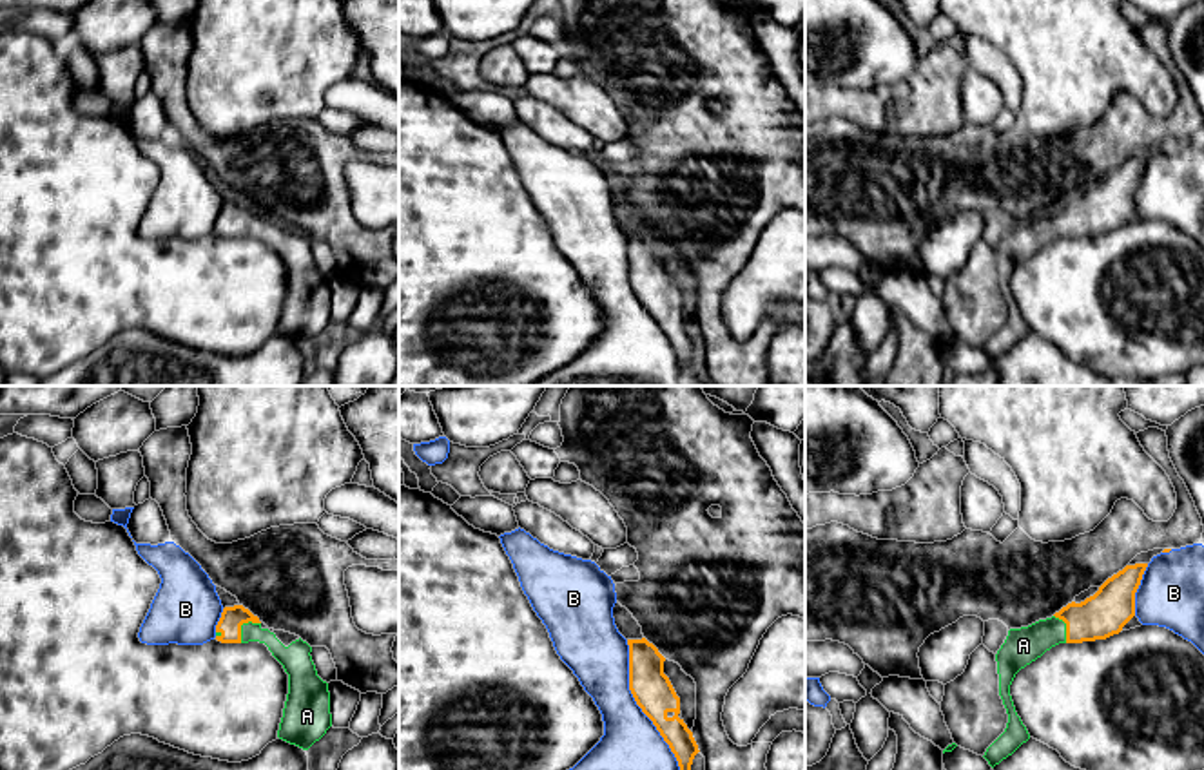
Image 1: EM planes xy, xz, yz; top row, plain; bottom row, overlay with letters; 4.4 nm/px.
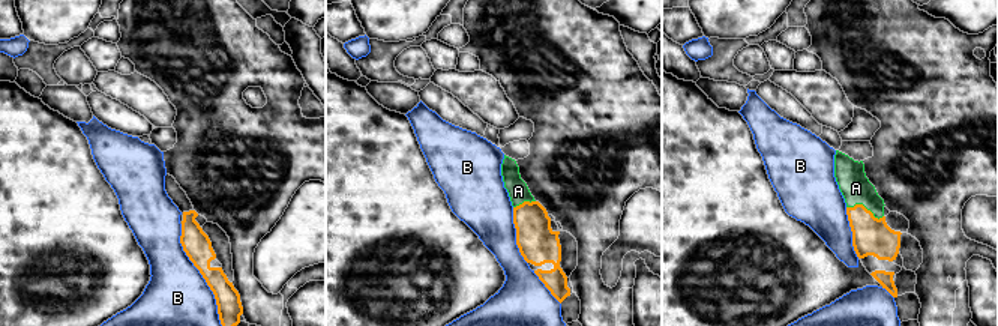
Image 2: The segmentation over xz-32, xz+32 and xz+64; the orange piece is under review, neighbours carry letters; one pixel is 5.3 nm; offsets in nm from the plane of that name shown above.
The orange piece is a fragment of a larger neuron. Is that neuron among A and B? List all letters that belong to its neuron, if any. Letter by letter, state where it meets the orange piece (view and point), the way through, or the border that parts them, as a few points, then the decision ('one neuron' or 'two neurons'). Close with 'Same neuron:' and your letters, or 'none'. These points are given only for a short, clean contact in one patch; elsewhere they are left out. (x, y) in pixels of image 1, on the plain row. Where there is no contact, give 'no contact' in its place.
A: meets orange in xy at (242, 218); runs through xy (233, 212), (242, 218), (263, 229), (287, 250); one neuron
B: meets orange in xz at (646, 308); two neurons
Same neuron: A

